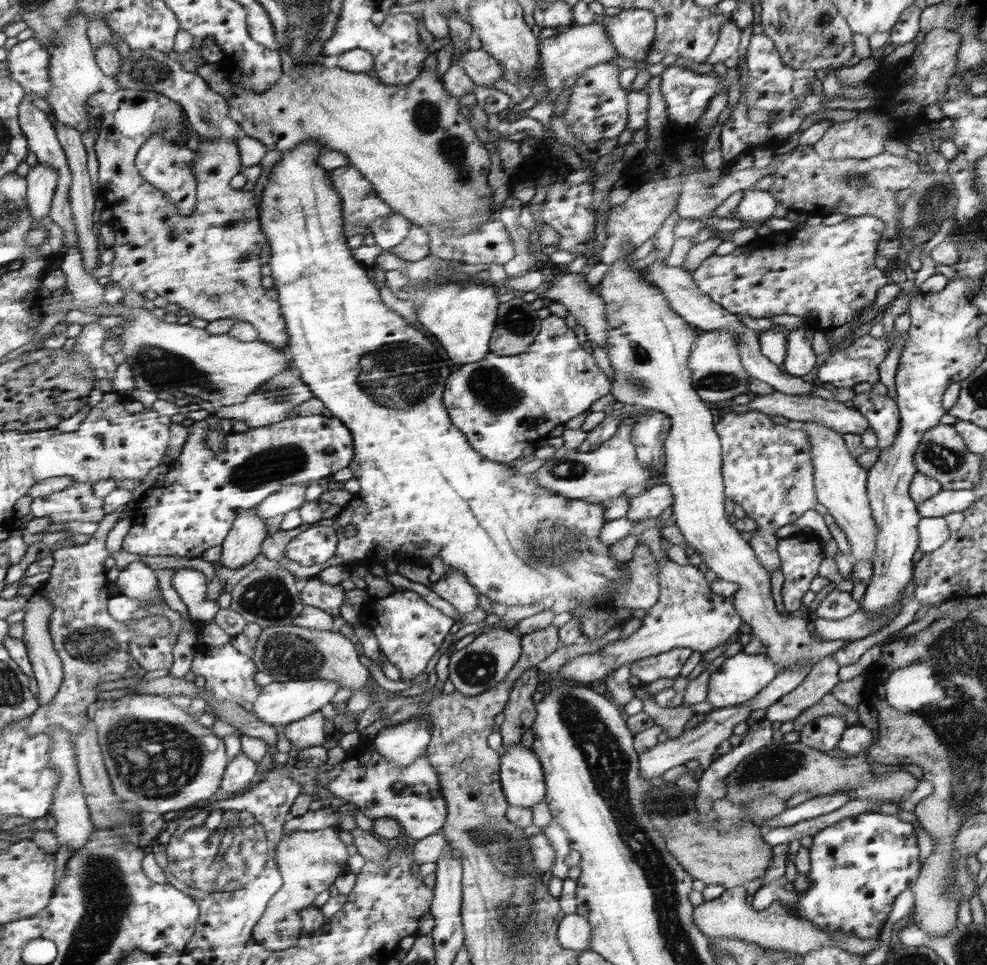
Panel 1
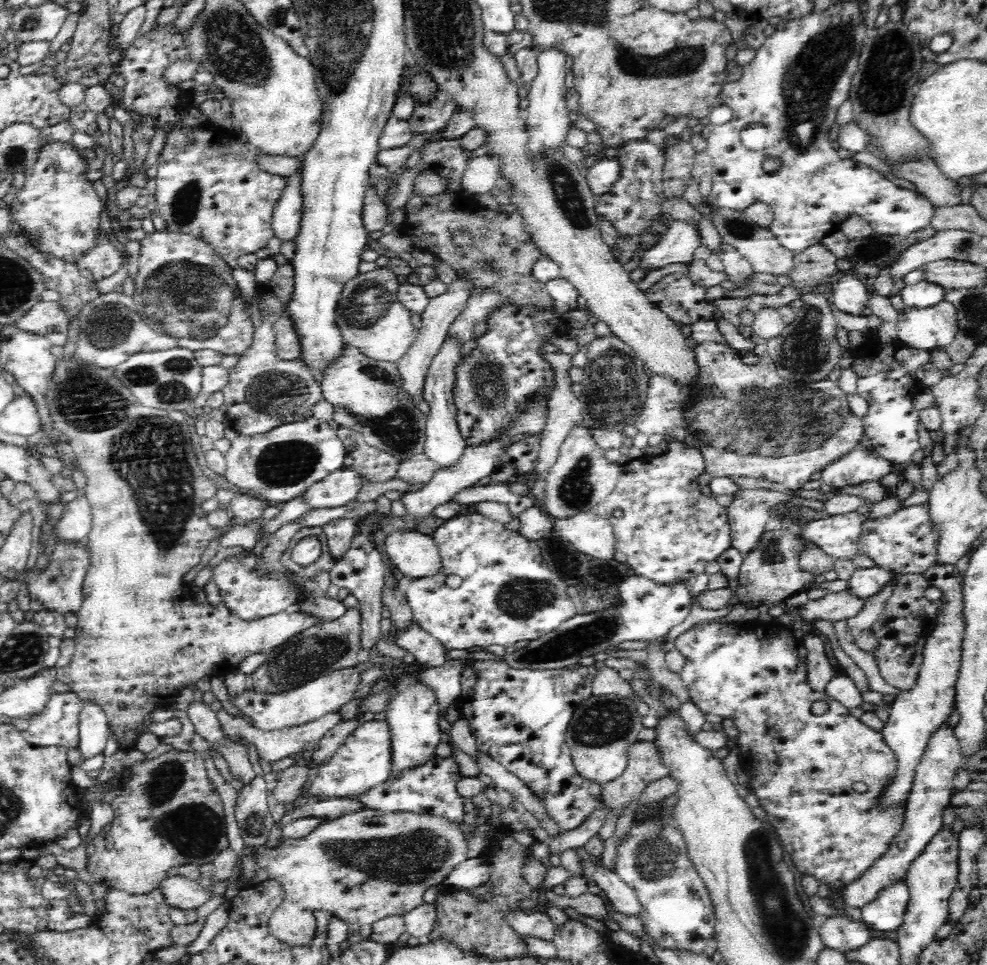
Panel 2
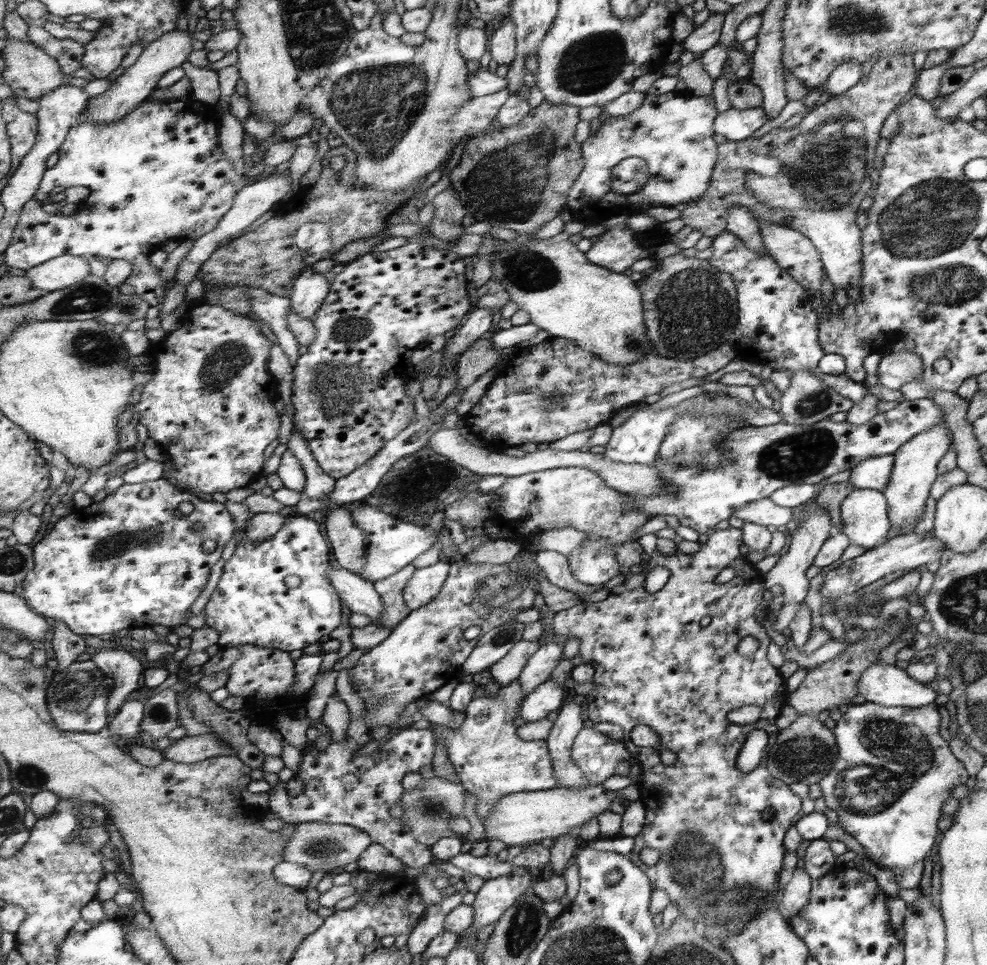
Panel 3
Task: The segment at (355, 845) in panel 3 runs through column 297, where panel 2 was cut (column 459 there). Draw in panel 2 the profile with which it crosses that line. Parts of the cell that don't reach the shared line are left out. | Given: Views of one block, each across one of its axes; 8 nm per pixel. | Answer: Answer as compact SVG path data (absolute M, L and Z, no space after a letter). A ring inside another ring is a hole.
M363 808L359 812L323 821L309 836L283 839L276 847L260 845L255 849L256 866L266 870L269 878L278 881L285 890L280 906L268 919L270 934L292 947L307 947L316 934L314 912L333 912L346 924L374 924L388 916L403 916L424 904L424 892L431 886L442 886L448 873L468 859L464 825L452 823L440 816L414 812L380 812Z

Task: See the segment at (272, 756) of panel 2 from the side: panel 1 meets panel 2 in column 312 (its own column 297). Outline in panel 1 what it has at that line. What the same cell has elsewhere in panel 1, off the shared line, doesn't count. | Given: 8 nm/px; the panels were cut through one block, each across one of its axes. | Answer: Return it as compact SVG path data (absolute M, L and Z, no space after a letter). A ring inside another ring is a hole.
M321 711L314 712L310 716L290 726L284 728L283 734L292 744L293 749L304 750L304 748L312 748L324 744L326 732L324 732L324 723L326 718Z

